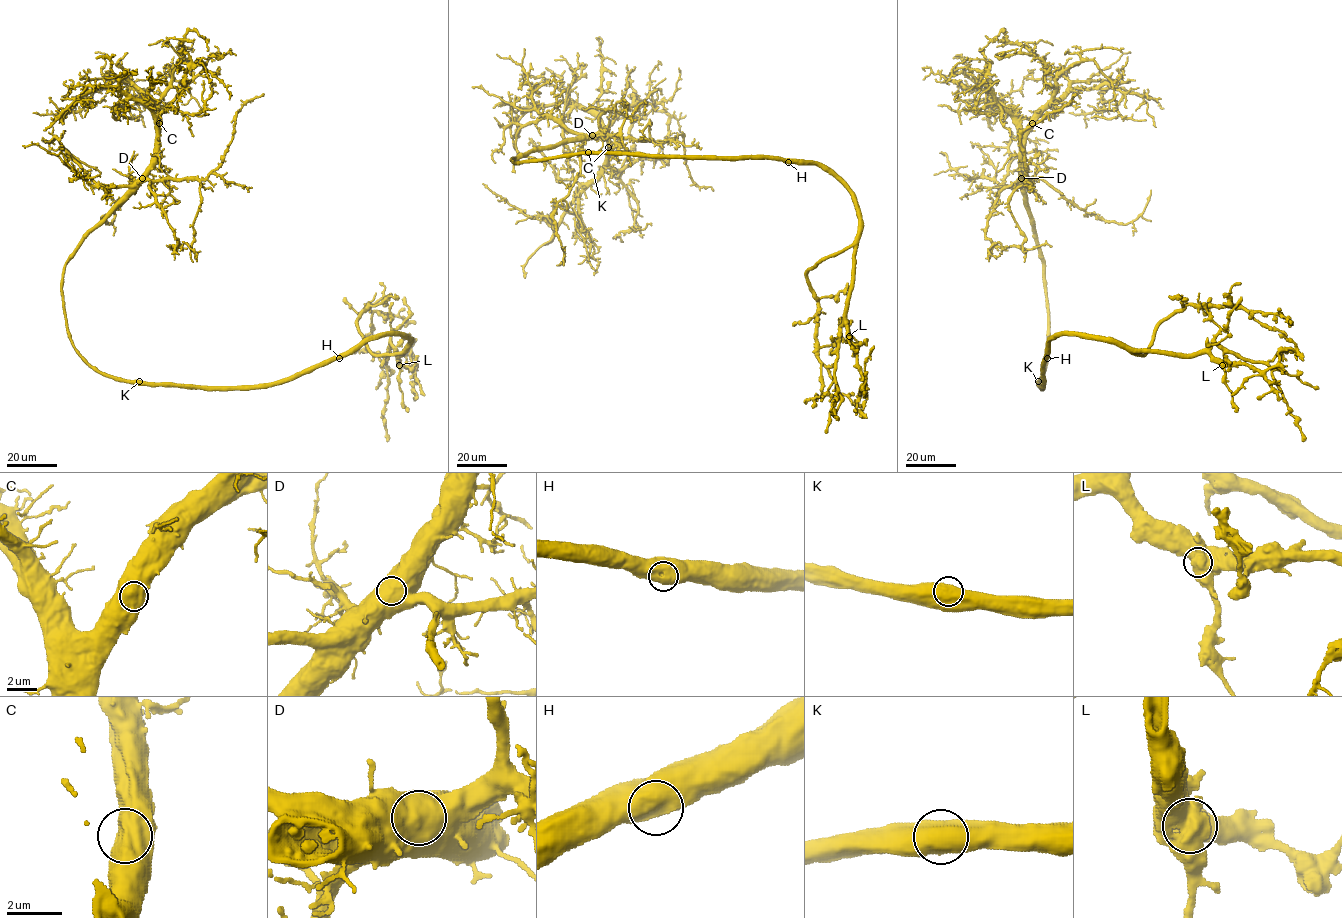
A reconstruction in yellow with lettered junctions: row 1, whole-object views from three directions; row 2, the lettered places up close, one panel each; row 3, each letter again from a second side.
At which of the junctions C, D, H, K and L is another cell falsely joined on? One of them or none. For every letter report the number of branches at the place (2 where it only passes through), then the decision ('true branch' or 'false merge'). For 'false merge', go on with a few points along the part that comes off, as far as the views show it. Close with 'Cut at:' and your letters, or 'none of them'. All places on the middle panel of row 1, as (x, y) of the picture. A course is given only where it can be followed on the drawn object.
C: branches 1; true branch
D: branches 1; true branch
H: branches 1; true branch
K: branches 1; true branch
L: branches 1; true branch
Cut at: none of them

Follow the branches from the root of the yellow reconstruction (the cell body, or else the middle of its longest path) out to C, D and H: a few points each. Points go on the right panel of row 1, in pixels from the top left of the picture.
C: (1039, 385), (1045, 365), (1048, 311), (1045, 263), (1025, 188), (1024, 137), (1032, 123)
D: (1039, 385), (1048, 332), (1045, 263), (1021, 178)
H: (1039, 385), (1042, 386), (1042, 365), (1047, 358)

